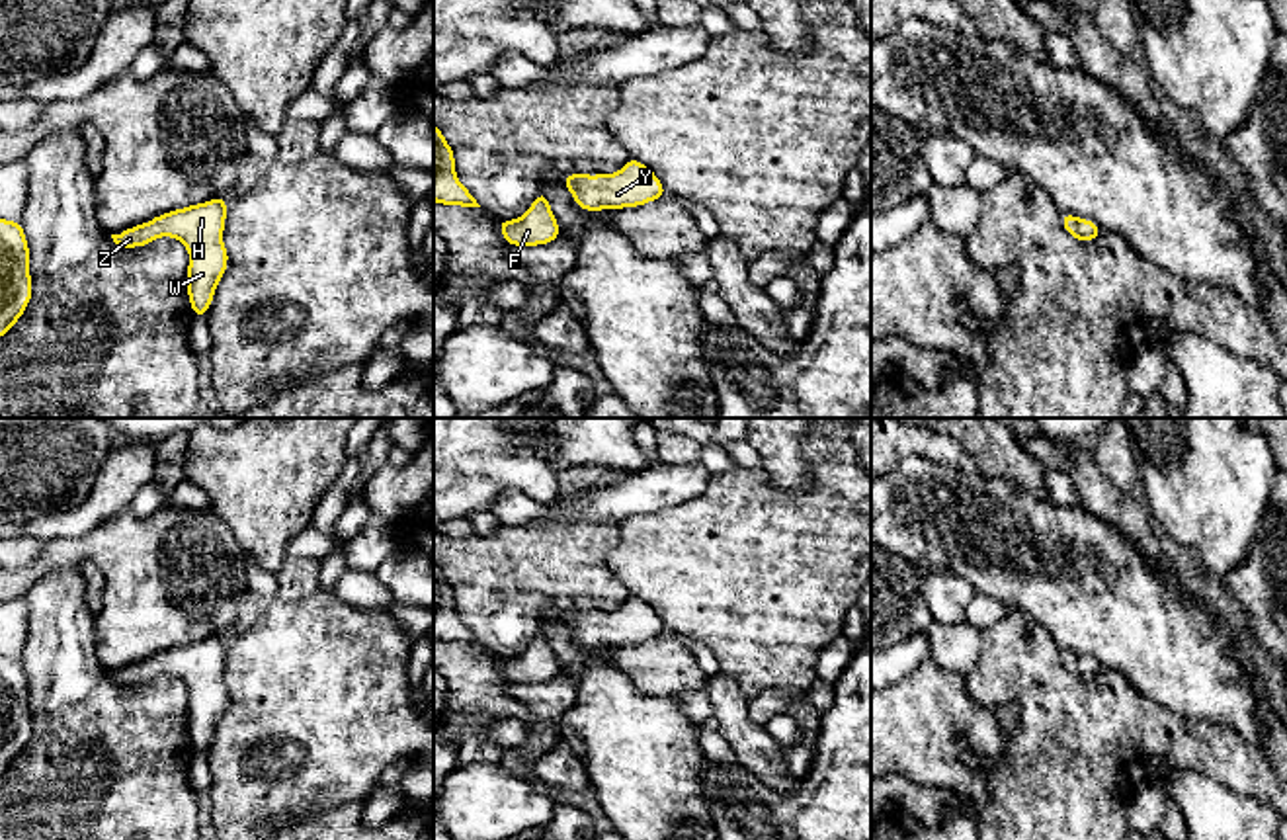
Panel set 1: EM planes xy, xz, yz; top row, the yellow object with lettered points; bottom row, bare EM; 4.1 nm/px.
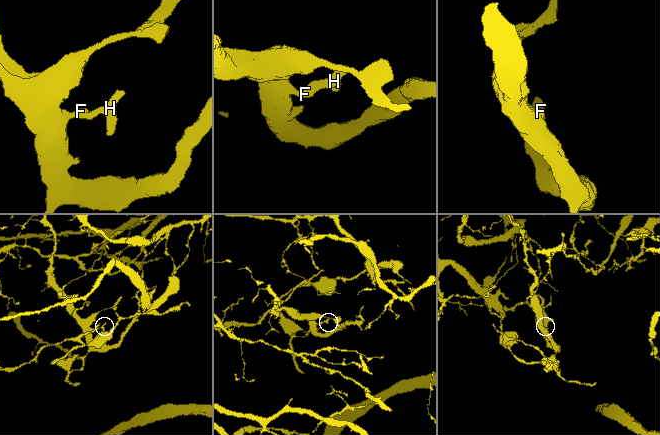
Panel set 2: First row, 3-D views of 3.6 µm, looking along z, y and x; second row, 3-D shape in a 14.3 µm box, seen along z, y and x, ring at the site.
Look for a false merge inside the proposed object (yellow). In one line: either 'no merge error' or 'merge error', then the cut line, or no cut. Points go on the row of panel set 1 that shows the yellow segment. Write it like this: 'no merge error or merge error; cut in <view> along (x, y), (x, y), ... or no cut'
no merge error; no cut

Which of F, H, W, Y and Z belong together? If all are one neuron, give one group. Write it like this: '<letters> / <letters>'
F H W Y Z

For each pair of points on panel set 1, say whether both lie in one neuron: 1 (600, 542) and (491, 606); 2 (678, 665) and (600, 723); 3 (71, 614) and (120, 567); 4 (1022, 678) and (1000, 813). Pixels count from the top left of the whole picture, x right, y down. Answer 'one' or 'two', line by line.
1: one
2: two
3: two
4: one

